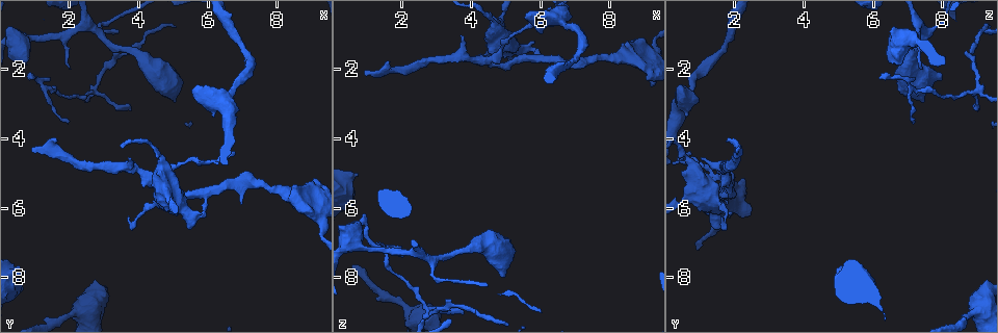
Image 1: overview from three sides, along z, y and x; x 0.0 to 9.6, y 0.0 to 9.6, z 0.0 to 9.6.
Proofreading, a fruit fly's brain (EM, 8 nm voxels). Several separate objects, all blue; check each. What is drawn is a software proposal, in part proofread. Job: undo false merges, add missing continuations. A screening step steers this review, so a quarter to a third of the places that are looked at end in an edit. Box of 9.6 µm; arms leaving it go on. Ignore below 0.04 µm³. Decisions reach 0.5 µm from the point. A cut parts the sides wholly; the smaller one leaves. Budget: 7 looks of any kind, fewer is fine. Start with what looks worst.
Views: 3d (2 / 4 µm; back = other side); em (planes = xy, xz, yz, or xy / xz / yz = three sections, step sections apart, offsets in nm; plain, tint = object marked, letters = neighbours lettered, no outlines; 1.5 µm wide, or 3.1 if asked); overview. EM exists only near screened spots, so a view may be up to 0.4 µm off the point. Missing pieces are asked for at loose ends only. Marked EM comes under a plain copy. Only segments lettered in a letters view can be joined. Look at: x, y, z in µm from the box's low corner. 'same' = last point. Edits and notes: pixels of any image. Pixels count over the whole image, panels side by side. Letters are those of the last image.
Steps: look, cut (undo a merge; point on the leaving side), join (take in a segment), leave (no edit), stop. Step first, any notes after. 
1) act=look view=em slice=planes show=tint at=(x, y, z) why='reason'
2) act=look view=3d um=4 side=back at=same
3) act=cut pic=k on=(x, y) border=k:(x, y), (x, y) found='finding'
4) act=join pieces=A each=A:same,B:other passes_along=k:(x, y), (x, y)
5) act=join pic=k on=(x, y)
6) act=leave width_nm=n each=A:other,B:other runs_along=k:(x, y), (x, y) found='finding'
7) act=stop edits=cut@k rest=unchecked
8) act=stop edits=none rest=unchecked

act=look view=3d um=2 side=back at=(7.05, 5.85, 1.70) why='branch stops here'

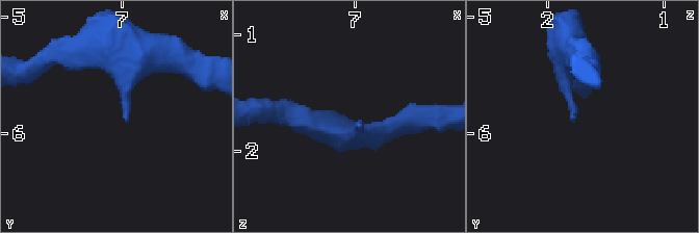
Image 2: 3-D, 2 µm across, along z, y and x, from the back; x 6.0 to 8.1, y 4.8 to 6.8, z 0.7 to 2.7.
act=look view=em slice=planes show=letters at=(6.98, 5.90, 1.76)

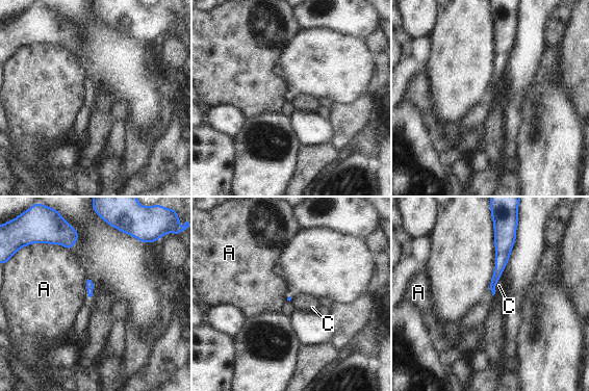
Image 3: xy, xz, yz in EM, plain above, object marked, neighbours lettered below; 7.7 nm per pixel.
act=leave each=A:other,C:other found='none of them fits'

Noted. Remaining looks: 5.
act=look view=em slice=planes show=letters at=(3.70, 4.55, 1.05) why='free end'

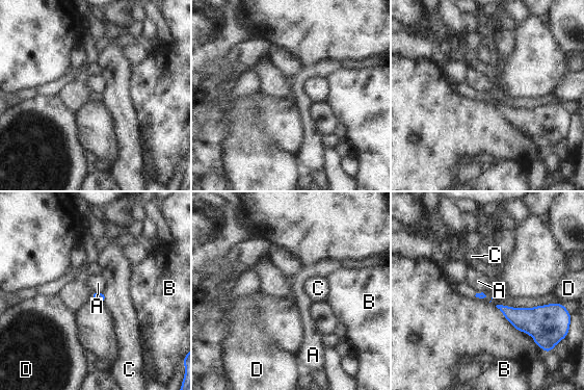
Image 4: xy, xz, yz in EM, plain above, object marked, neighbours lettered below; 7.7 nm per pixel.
act=leave each=A:other,B:other,C:other,D:other border=4:(96, 291), (103, 293) found='no lettered segment goes on from it'

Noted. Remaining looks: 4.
act=look view=3d um=2 at=(2.70, 2.70, 8.85) why='sharp bend'

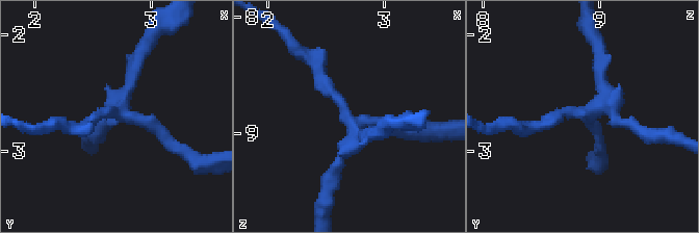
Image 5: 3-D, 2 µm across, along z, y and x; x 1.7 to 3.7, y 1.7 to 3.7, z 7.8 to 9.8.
act=look view=em slice=xz step=4 show=tint at=(2.72, 2.66, 8.88)

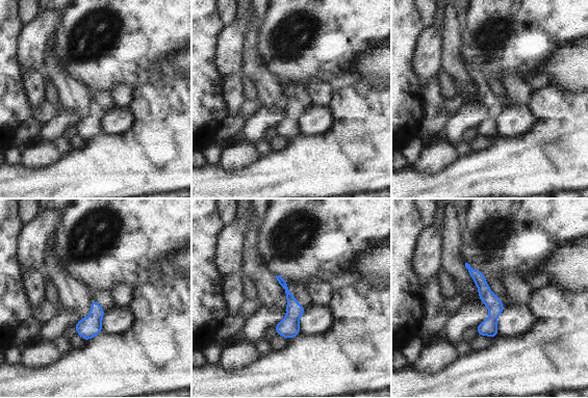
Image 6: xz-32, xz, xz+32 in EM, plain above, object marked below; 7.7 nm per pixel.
act=look view=em slice=planes show=letters at=same

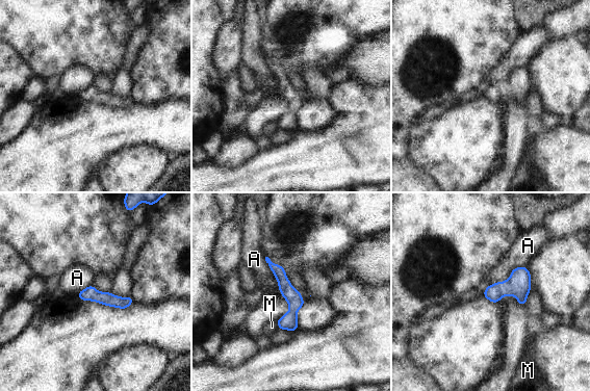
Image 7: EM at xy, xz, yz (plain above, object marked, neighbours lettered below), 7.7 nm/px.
act=leave width_nm=110 each=A:other,M:other border=7:(526, 266), (487, 286) found='one neuron here'

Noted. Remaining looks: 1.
act=stop edits=none rest=unchecked

